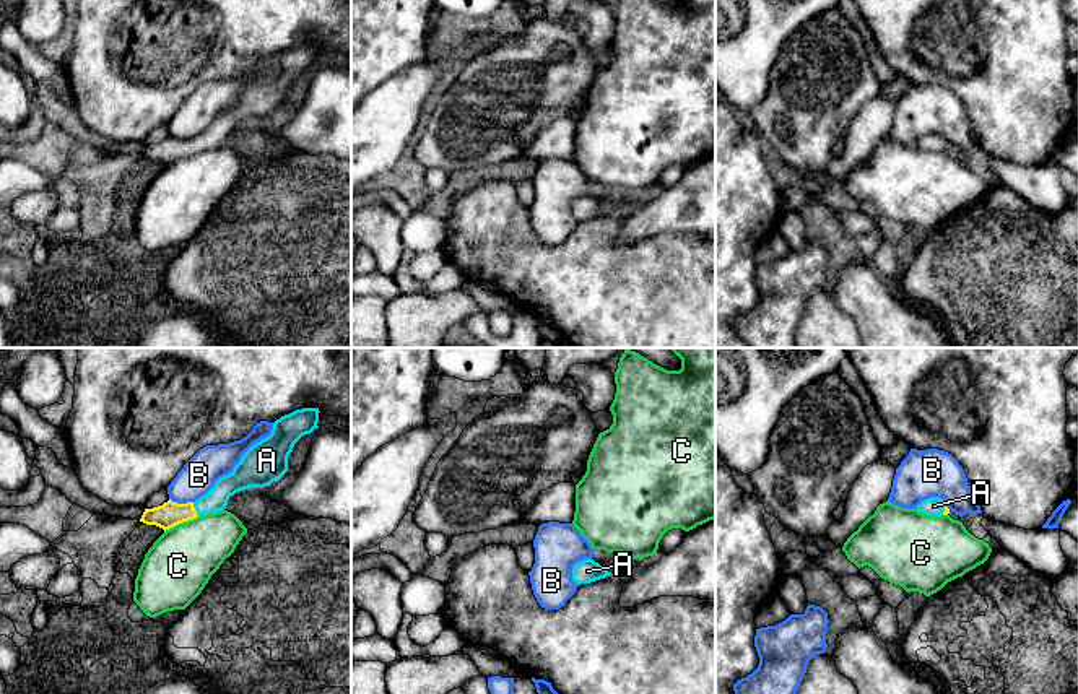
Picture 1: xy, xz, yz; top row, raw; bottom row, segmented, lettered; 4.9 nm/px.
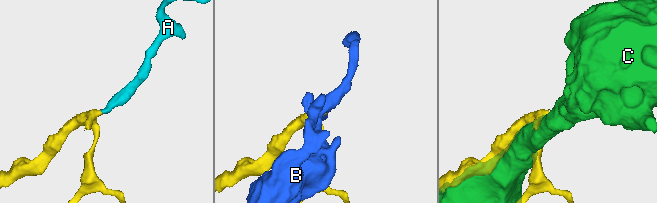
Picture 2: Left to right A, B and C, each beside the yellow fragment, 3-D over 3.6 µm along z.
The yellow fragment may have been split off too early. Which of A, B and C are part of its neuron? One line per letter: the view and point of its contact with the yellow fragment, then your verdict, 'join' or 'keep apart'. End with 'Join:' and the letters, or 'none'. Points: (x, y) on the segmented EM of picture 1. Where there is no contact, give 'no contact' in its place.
A: contact xy (194, 509); join
B: contact xy (181, 504); keep apart
C: contact xy (181, 522); keep apart
Join: A

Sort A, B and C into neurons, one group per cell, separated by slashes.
A / B / C

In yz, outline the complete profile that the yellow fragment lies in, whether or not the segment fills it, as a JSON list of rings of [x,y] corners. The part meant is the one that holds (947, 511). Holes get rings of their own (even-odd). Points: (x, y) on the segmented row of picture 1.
[[[930,497],[930,499],[922,501],[917,505],[917,510],[925,515],[937,515],[937,517],[950,514],[950,509],[946,507],[945,501],[940,497]]]

